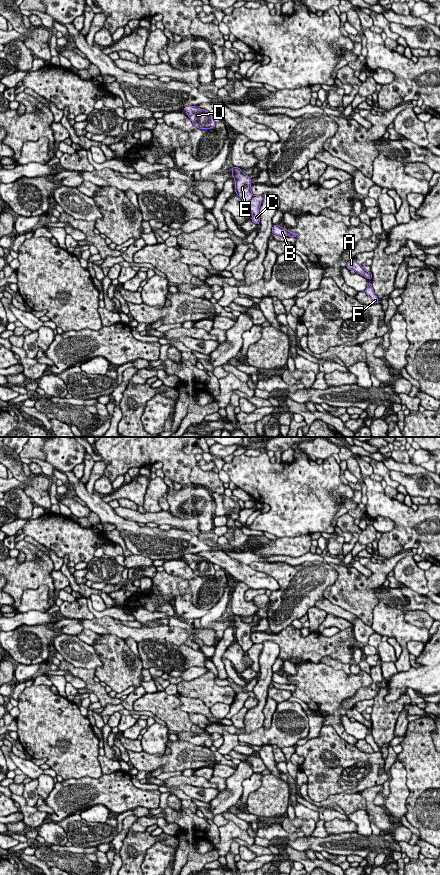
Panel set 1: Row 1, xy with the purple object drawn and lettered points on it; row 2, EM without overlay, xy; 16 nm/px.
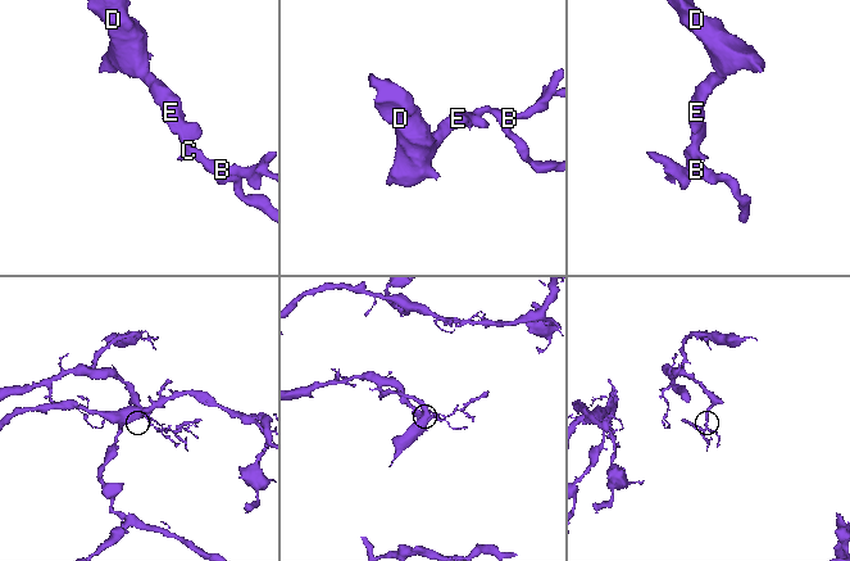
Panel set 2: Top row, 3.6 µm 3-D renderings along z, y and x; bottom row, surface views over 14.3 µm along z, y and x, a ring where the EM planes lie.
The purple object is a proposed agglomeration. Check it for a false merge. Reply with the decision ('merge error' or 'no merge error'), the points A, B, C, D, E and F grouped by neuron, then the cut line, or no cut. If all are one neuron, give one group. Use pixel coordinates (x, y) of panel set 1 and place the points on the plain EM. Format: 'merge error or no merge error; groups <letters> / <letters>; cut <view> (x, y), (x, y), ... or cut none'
merge error; groups A B C F / D E; cut xy (253, 644), (246, 651)

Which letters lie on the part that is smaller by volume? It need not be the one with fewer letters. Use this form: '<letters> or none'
A, B, C, F

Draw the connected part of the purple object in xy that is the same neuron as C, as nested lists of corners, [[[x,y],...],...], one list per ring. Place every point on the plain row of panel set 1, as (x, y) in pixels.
[[[255,643],[247,651],[250,659],[253,661],[251,668],[252,668],[253,671],[255,671],[257,673],[259,673],[259,671],[260,671],[259,655],[261,653],[262,648],[263,648],[262,643]]]

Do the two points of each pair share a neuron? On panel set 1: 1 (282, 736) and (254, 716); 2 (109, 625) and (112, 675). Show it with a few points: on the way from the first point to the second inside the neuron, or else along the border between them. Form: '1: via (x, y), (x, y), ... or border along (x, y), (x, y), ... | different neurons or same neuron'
1: border along (261, 726), (239, 735) | different neurons
2: border along (99, 634), (115, 634), (124, 640) | different neurons

